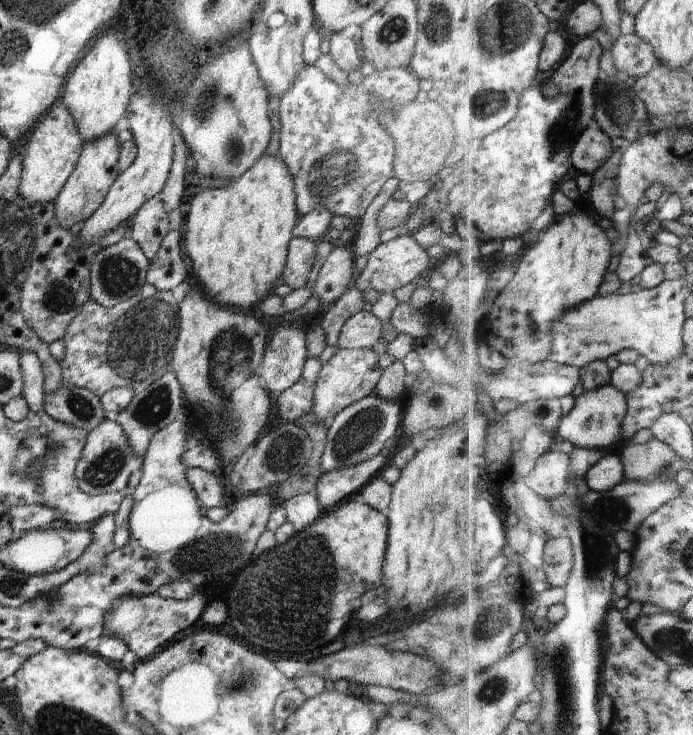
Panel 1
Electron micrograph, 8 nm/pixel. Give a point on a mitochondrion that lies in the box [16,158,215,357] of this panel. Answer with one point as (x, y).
(118, 275)

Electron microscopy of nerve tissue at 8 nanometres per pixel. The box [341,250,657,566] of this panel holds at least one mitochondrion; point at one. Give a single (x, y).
(616, 510)

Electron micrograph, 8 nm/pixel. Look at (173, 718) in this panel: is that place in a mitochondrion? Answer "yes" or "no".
no

